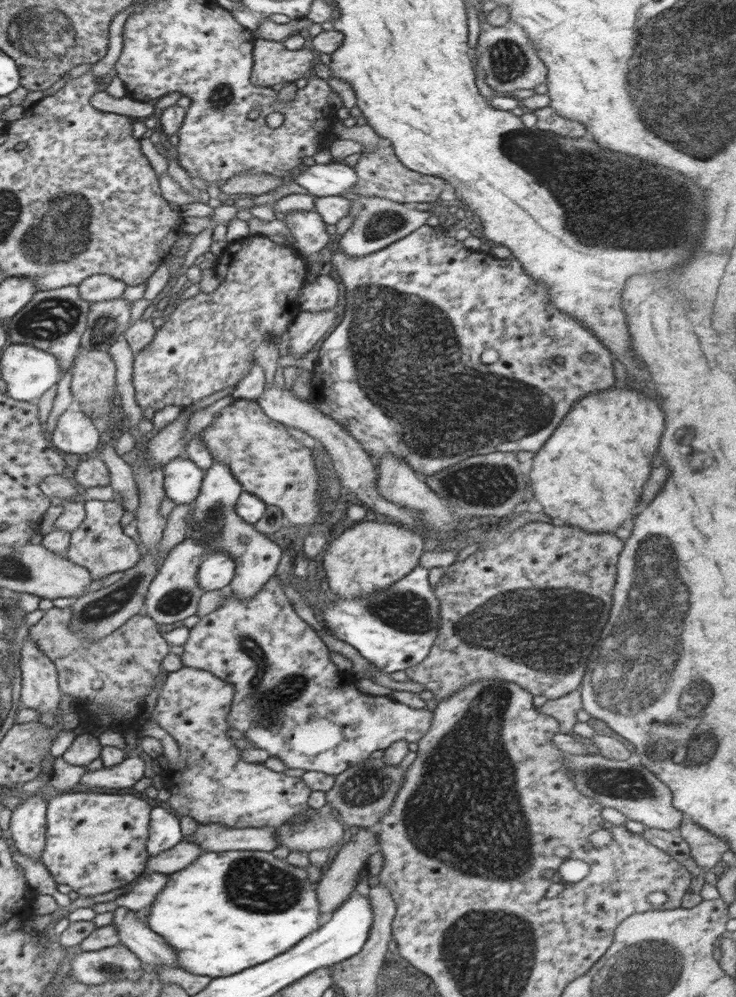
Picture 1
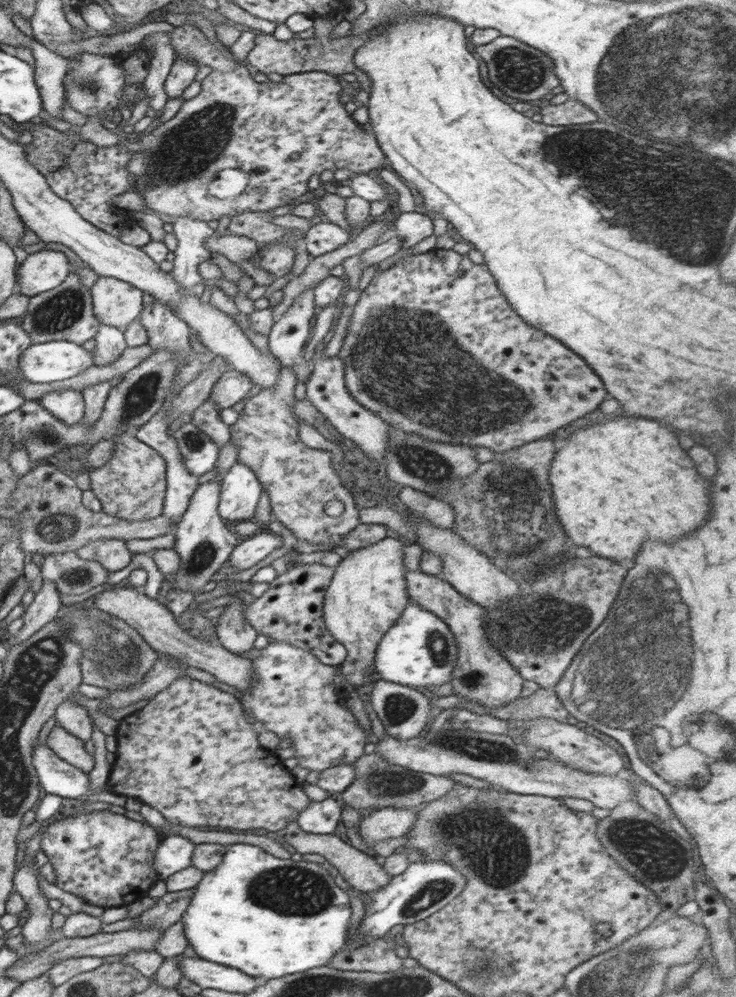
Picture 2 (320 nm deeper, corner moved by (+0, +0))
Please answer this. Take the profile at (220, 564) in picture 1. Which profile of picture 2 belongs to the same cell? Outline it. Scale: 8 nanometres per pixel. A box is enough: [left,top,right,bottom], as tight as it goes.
[228,530,283,572]

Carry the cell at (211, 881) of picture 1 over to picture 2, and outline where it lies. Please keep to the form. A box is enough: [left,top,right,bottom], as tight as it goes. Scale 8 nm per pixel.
[180,843,352,981]

